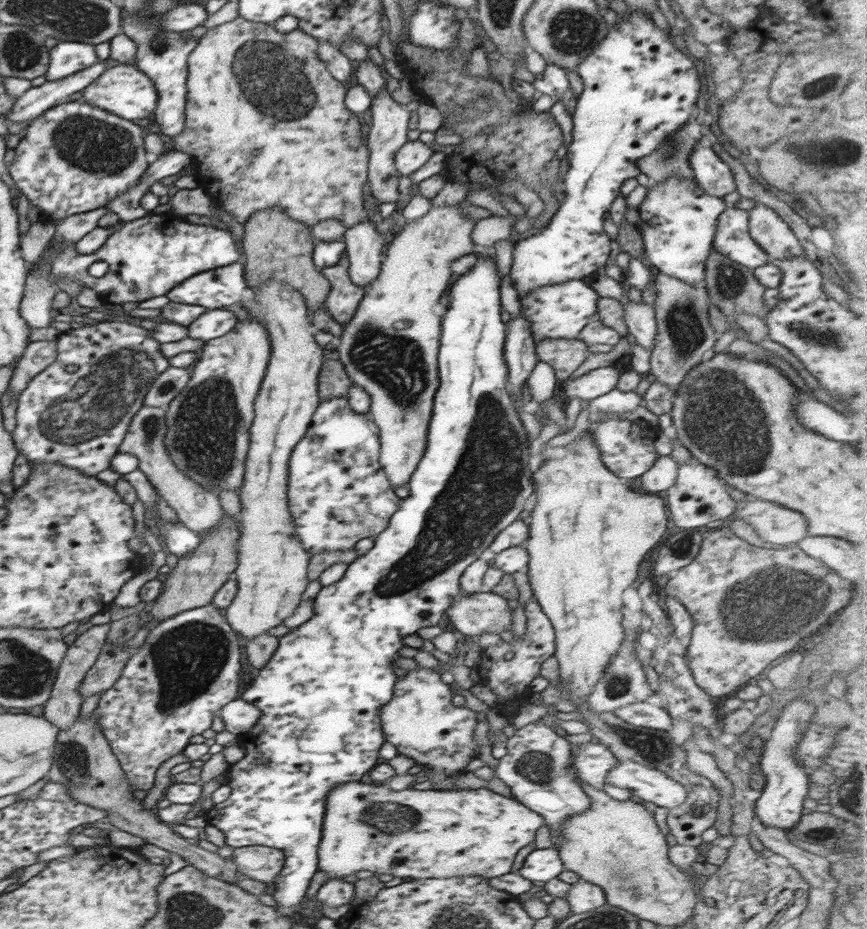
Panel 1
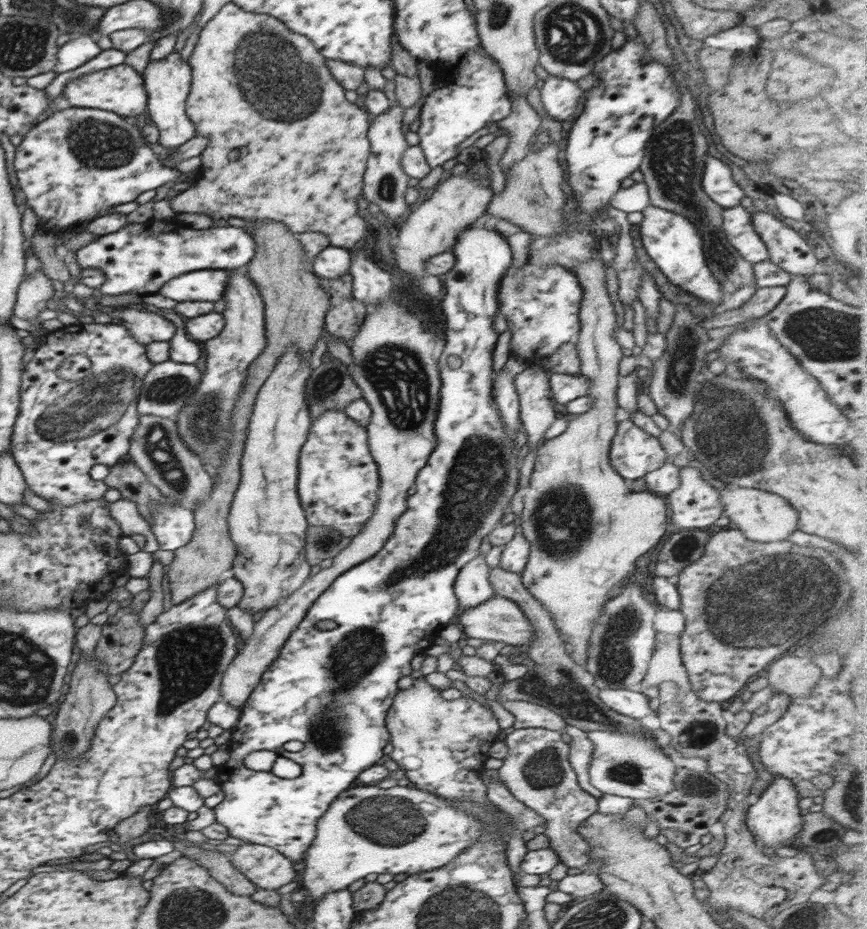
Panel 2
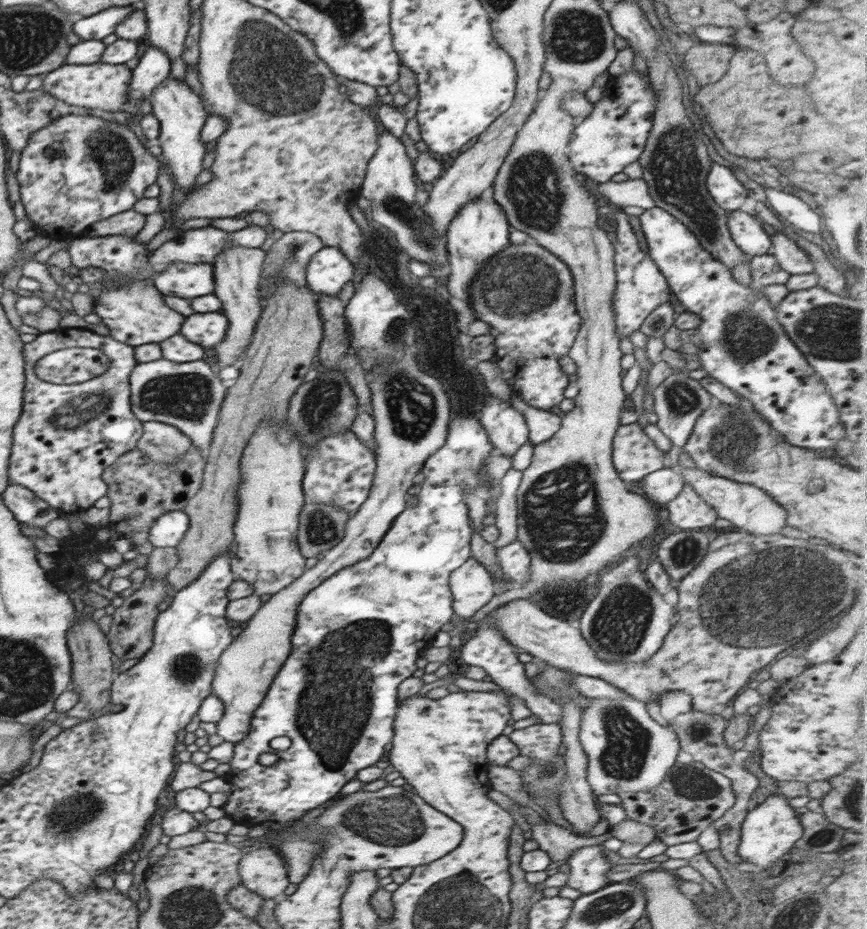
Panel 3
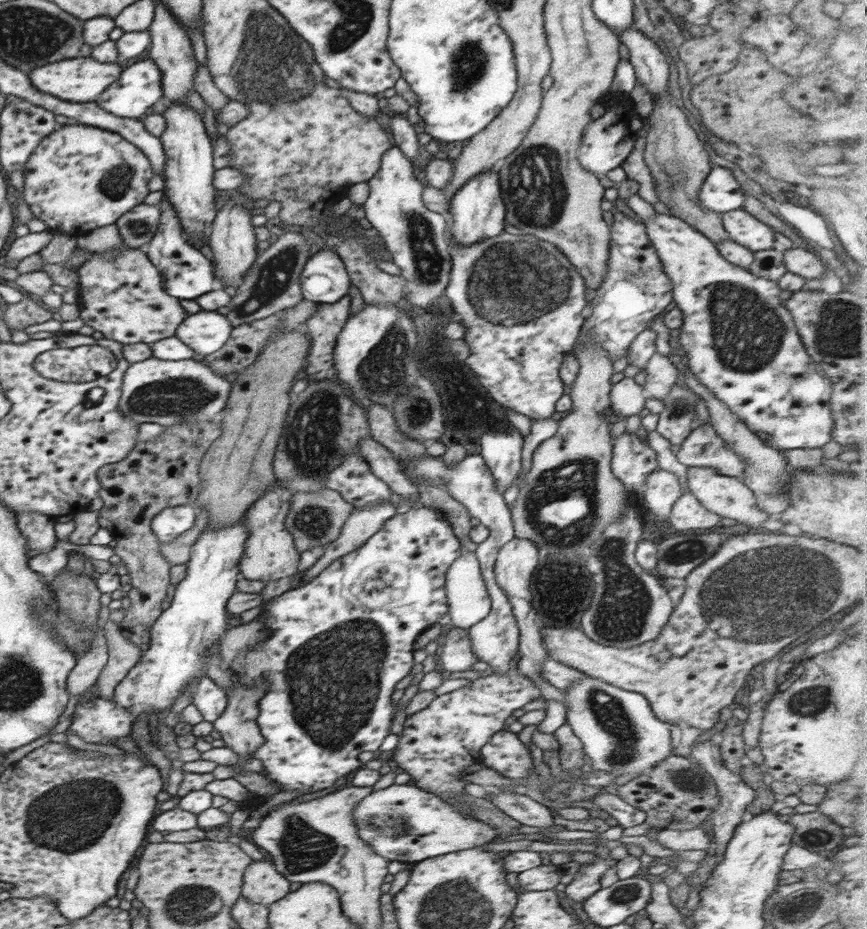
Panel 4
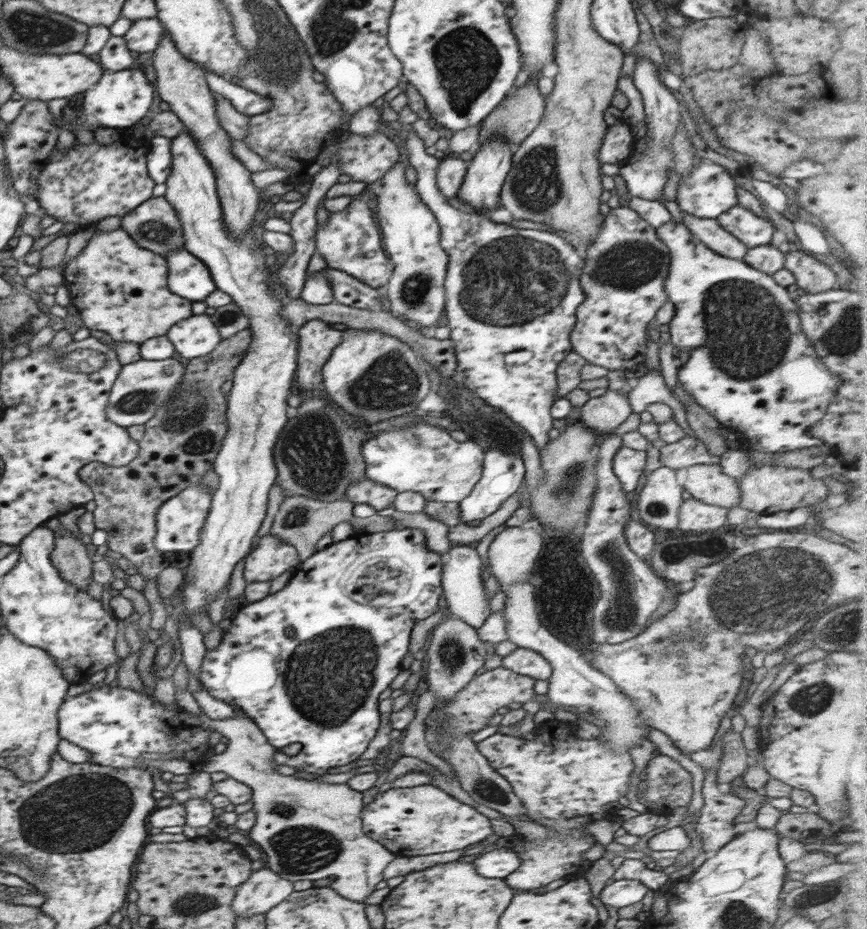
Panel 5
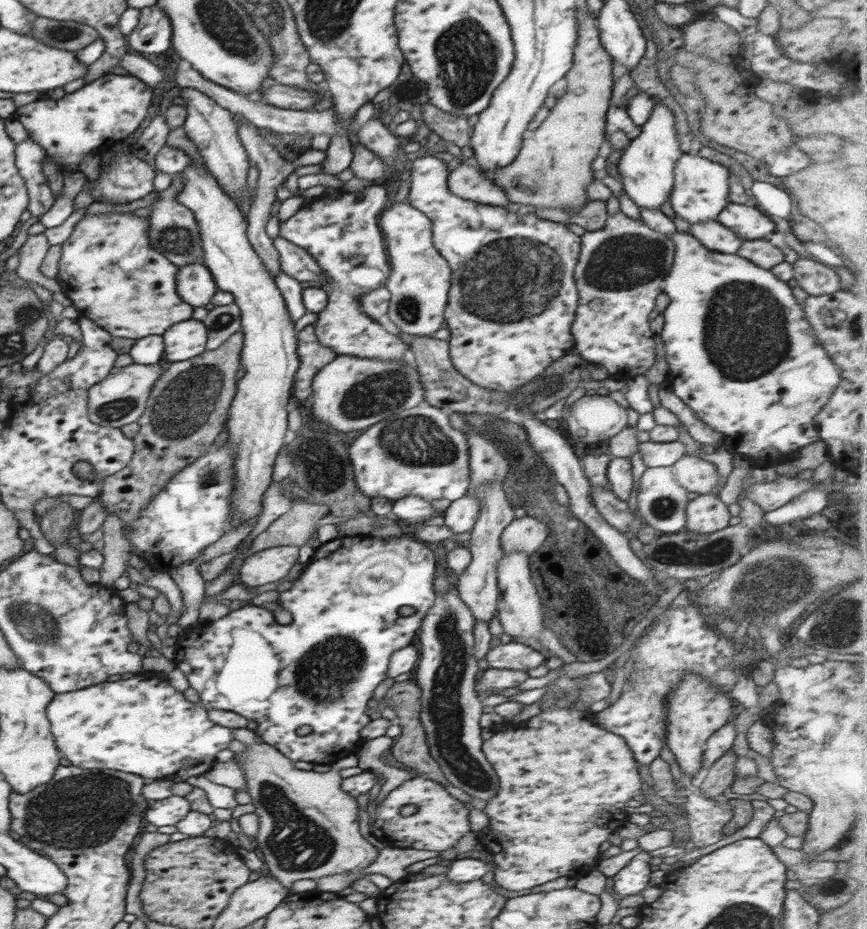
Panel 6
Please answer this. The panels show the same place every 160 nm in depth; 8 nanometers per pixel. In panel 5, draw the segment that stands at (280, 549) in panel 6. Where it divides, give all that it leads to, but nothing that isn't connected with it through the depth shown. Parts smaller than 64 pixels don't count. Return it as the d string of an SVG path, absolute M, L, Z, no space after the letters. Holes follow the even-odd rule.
M266 534L257 543L243 559L243 577L248 583L272 581L302 562L294 546L281 542L276 535Z

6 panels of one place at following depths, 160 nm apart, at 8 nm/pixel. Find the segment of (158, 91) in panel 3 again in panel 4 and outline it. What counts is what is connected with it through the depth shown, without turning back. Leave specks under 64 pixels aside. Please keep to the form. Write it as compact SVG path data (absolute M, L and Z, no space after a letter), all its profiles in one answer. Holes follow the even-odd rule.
M178 101L167 104L168 108L162 113L166 119L166 128L159 136L166 155L165 189L167 190L170 204L172 204L173 209L180 219L184 236L186 236L190 244L200 246L199 251L211 260L212 251L208 248L208 231L206 230L210 230L210 226L212 226L218 212L216 210L218 201L216 201L216 195L214 195L216 189L213 186L215 171L213 165L213 145L204 128L203 117L198 111L192 109L186 103Z

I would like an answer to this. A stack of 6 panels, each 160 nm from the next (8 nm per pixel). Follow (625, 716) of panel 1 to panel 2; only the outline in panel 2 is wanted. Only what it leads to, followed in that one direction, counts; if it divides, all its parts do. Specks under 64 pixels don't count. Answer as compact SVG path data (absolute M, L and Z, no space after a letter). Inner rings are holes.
M603 688L599 691L602 702L612 710L624 714L633 719L646 718L657 713L650 707L650 701L644 693L632 690L612 690Z

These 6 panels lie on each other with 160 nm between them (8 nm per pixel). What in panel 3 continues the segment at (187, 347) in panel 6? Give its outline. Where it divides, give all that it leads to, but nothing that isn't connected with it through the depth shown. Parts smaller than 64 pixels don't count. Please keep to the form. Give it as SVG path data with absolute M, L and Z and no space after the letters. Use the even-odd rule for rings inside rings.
M222 313L192 314L186 318L182 326L182 334L200 346L214 348L224 340L228 330L228 320Z

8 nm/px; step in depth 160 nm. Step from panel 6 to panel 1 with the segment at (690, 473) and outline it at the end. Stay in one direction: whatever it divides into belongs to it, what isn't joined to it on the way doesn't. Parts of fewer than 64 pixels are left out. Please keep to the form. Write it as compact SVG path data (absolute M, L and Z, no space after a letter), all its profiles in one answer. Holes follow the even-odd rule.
M747 494L747 501L737 502L732 518L748 523L760 539L770 544L788 546L808 536L803 514L750 494Z

